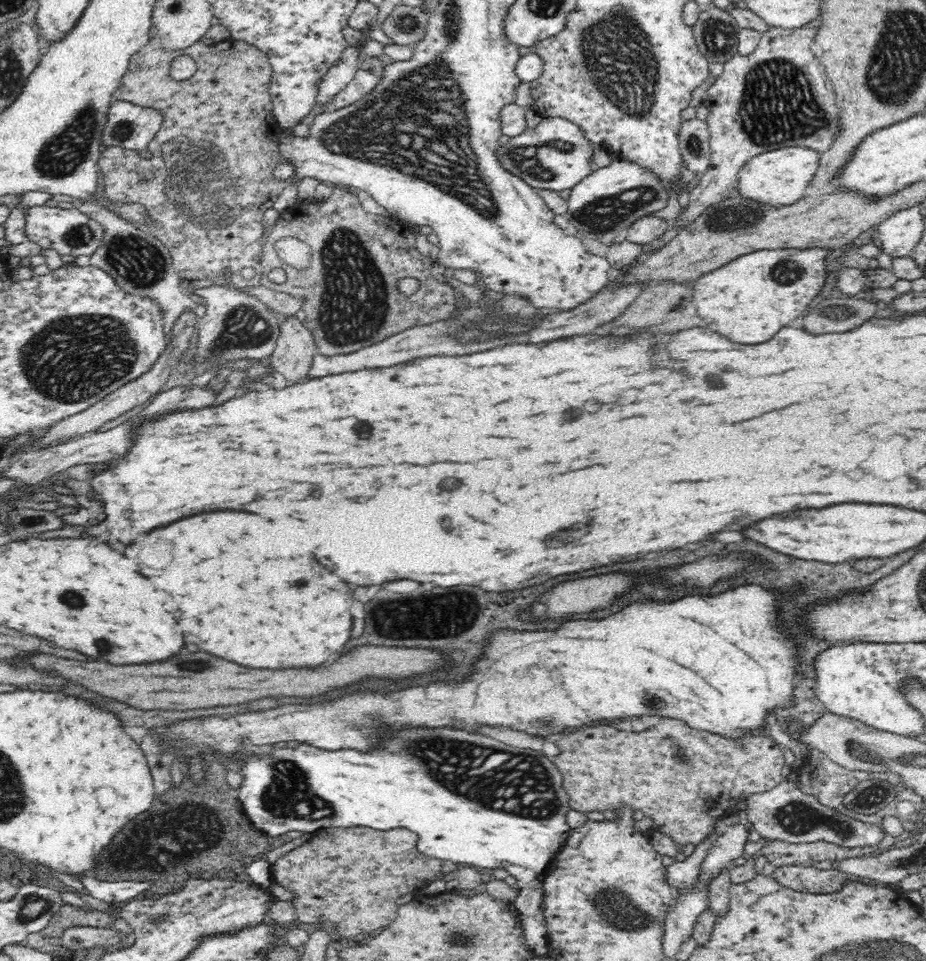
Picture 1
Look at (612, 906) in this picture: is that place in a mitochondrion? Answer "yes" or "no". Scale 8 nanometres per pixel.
yes

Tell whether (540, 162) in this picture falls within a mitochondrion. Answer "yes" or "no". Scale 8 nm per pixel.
yes

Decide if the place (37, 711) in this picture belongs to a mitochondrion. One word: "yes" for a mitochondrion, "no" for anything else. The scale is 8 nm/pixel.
no

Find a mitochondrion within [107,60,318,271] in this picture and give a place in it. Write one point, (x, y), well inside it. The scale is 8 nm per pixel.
(198, 185)

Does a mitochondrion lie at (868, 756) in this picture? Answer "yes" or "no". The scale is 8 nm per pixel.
yes

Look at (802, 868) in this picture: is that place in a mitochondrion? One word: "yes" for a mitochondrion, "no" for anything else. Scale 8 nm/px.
no

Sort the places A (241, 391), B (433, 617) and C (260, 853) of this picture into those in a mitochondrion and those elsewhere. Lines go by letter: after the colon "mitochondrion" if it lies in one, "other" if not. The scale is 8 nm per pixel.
A: other
B: mitochondrion
C: other

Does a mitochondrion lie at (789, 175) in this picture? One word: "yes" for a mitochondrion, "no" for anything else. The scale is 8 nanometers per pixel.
no

